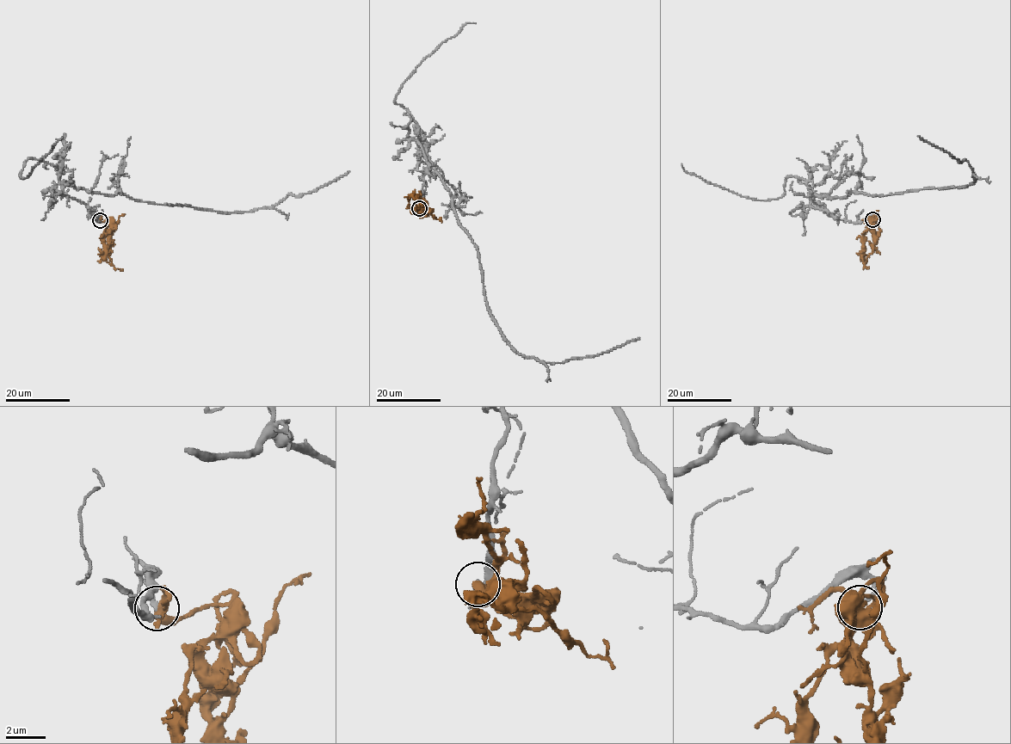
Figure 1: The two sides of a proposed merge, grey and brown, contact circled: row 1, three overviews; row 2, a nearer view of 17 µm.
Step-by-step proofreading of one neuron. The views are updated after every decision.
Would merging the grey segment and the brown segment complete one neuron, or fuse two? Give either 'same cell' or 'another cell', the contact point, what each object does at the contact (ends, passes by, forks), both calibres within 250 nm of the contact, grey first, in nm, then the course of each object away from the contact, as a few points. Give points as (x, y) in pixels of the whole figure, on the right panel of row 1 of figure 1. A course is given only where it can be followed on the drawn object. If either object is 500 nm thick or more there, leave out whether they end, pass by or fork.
another cell; at (872, 219); grey ends there; brown passes by; 240 nm thick on the grey side, 320 nm on the other; grey runs (872, 219), (840, 220), (811, 206), (810, 199), (974, 182), (969, 162), (917, 135); brown runs (872, 219), (876, 218), (864, 235), (863, 260), (865, 267), (868, 267)

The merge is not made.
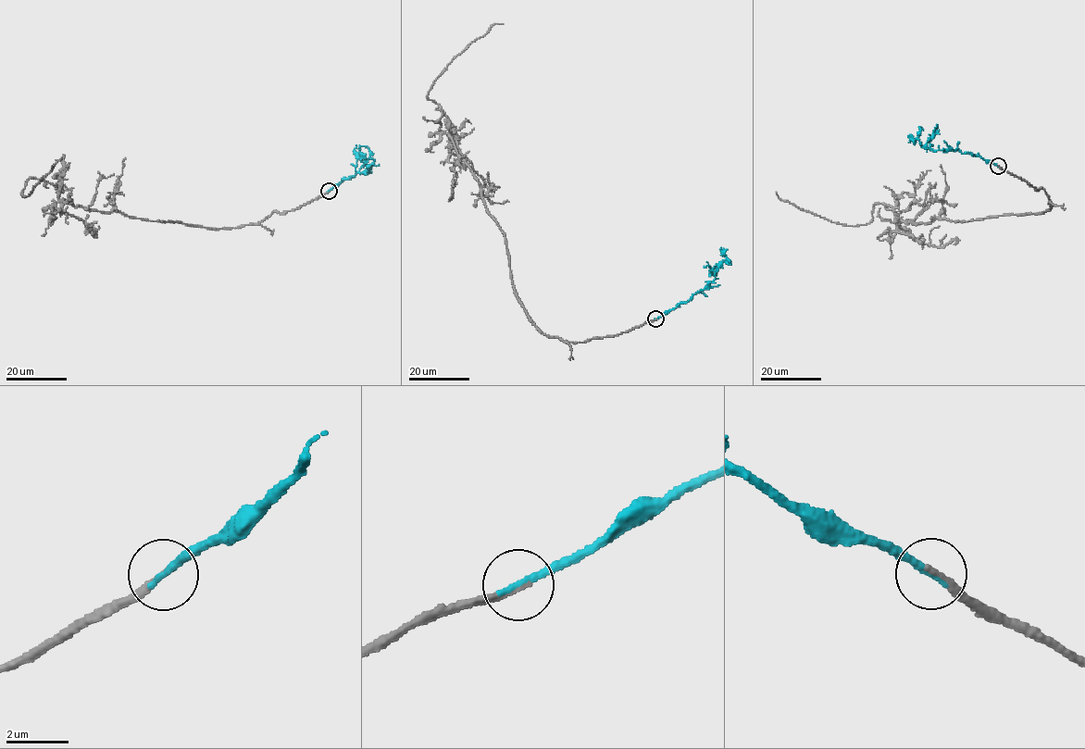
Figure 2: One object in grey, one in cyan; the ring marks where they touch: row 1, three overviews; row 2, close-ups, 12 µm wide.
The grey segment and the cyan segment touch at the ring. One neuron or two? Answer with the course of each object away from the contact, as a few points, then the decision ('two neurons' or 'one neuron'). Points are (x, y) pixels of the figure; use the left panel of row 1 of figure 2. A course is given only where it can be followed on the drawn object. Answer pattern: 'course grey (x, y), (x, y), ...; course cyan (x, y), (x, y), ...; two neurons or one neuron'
course grey (329, 190), (260, 221), (217, 229), (85, 209), (36, 178), (22, 196), (61, 157); course cyan (329, 190), (356, 173), (369, 173), (368, 168), (373, 162), (369, 149), (366, 146), (360, 149); one neuron

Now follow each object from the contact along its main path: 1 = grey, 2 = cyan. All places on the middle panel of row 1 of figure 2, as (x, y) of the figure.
1: (655, 318), (568, 343), (545, 335), (516, 295), (505, 234), (427, 96), (446, 65), (503, 23)
2: (655, 318), (704, 290), (715, 279), (719, 265), (729, 260), (719, 263)

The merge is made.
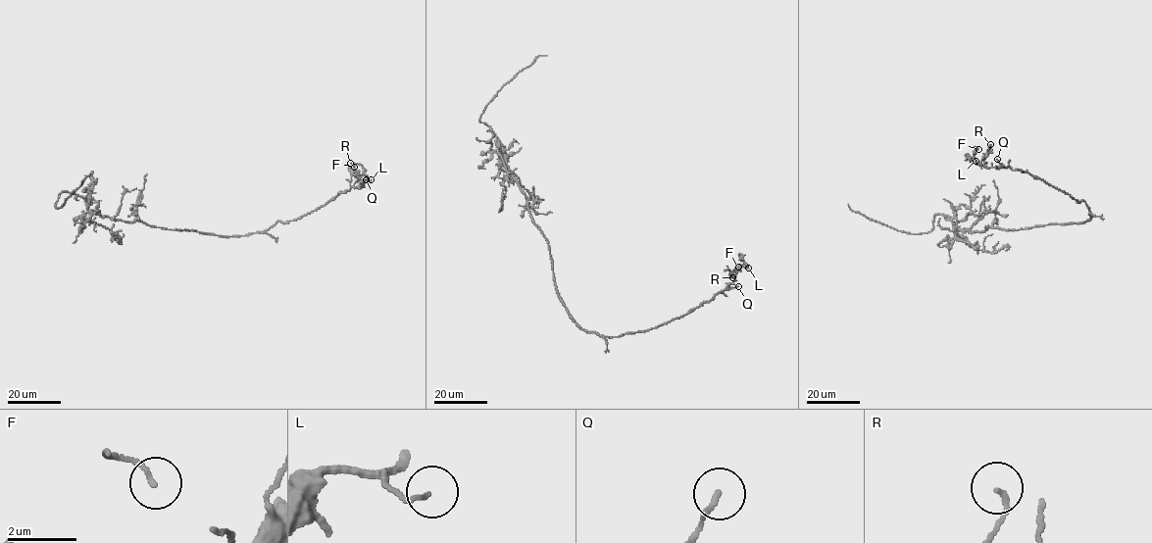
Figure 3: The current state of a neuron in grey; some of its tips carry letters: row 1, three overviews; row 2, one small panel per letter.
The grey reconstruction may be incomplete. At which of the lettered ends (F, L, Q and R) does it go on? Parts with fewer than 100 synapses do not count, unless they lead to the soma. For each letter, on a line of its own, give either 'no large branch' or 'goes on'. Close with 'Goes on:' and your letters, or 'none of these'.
F: no large branch
L: no large branch
Q: no large branch
R: no large branch
Goes on: none of these

